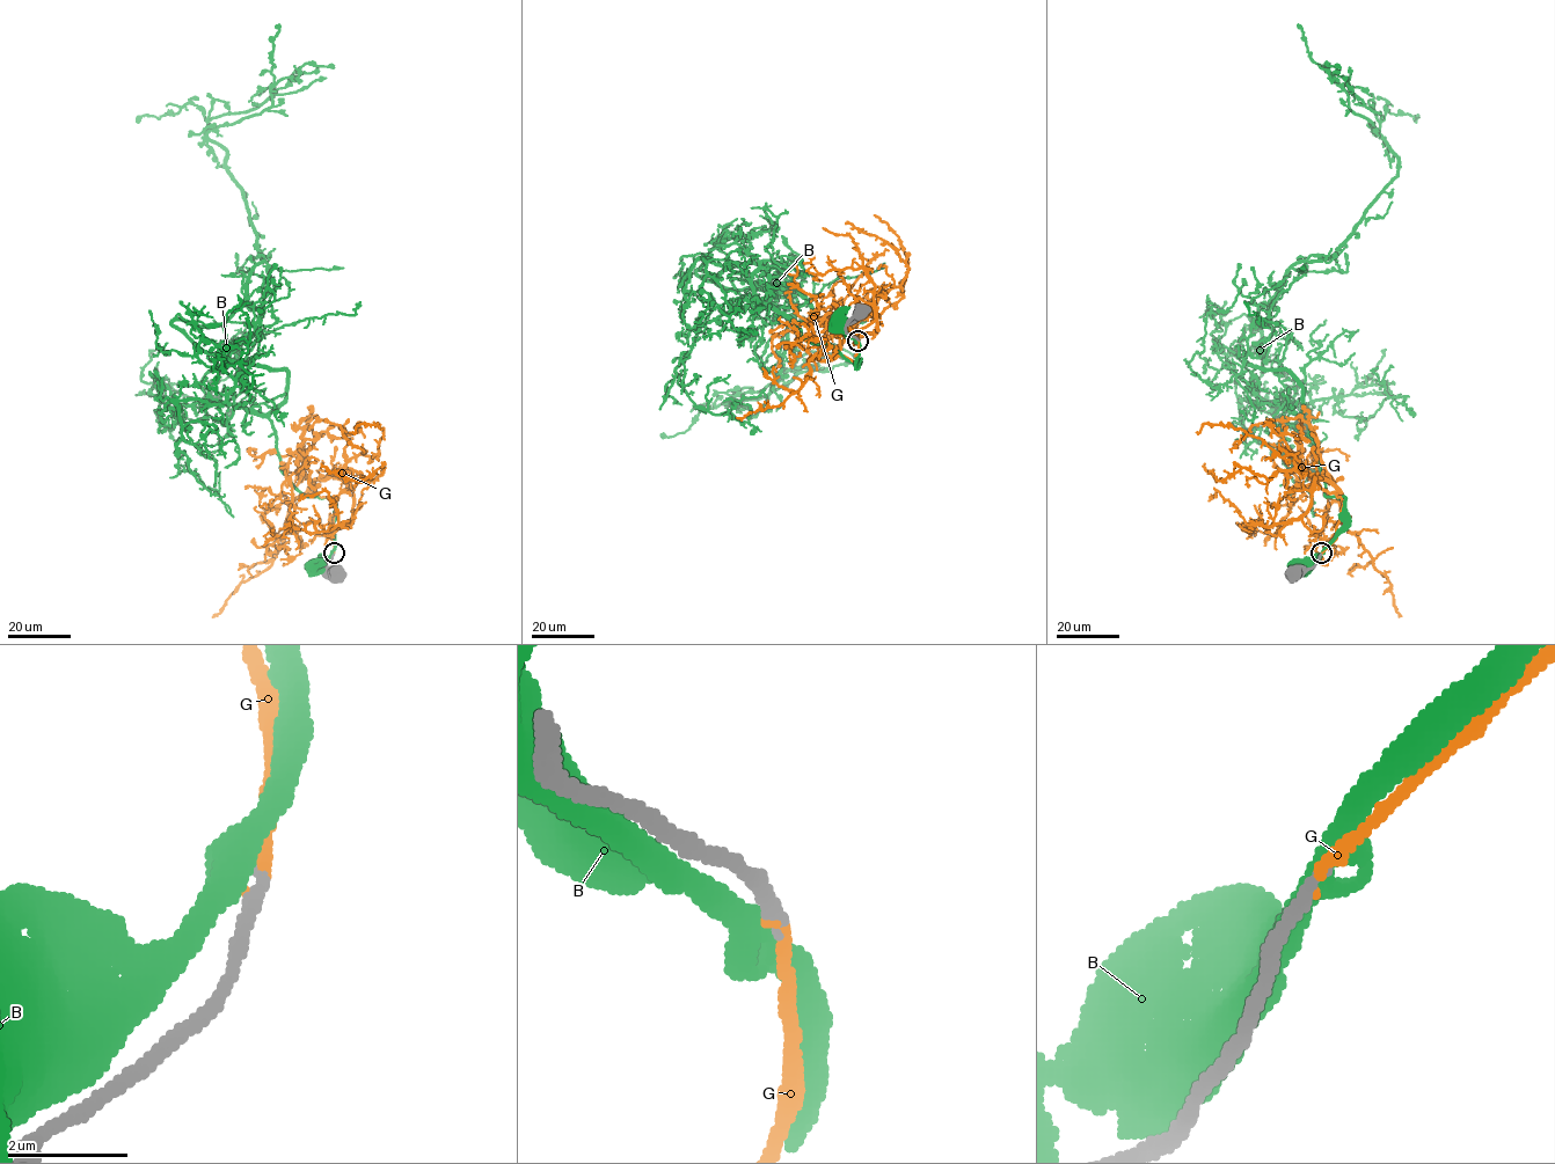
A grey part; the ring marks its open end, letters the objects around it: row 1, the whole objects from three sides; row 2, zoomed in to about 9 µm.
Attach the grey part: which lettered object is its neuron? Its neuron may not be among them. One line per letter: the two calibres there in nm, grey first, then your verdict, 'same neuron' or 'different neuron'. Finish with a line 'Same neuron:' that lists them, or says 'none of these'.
B: 260 nm thick on the grey side, 440 nm on the other; different neuron
G: 240 nm thick on the grey side, 170 nm on the other; same neuron
Same neuron: G

